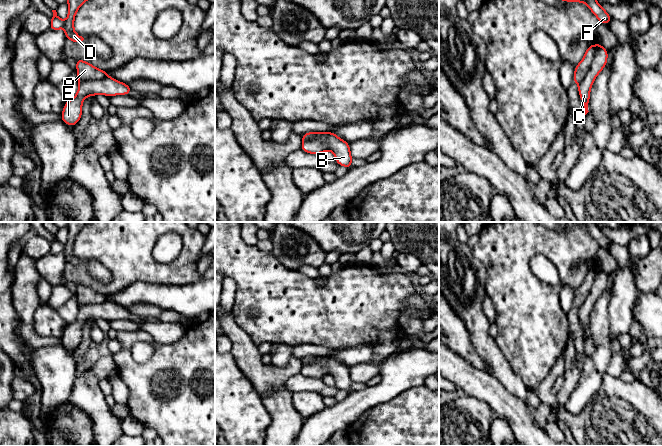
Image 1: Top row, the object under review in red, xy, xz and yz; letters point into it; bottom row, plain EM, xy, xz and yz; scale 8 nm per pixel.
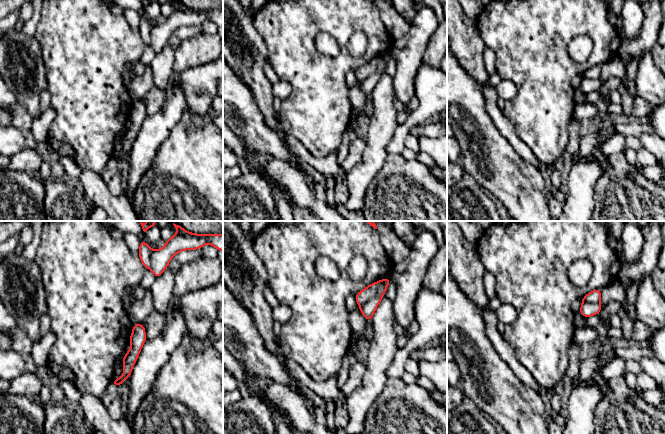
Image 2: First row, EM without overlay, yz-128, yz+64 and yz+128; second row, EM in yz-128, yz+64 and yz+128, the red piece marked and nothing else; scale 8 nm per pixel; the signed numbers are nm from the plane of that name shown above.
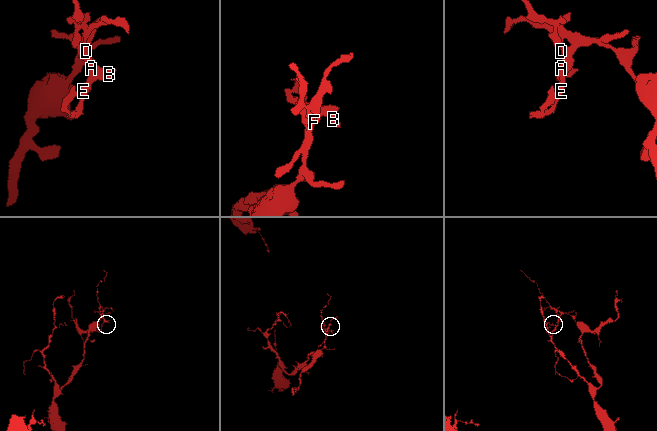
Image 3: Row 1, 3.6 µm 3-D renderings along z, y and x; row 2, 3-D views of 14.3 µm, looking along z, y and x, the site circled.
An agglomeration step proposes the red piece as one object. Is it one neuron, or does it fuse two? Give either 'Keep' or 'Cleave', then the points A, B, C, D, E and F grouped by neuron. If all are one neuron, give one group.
Cleave. Groups: A D / B C E F

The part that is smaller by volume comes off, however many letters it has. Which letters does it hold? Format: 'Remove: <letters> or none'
Remove: B, C, E, F

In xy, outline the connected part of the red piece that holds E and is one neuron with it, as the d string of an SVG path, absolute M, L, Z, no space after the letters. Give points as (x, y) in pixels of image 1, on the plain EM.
M111 301L81 305L76 320L67 324L61 338L61 344L69 350L75 350L82 341L82 327L87 320L102 318L111 321L128 319L131 315L130 310Z

